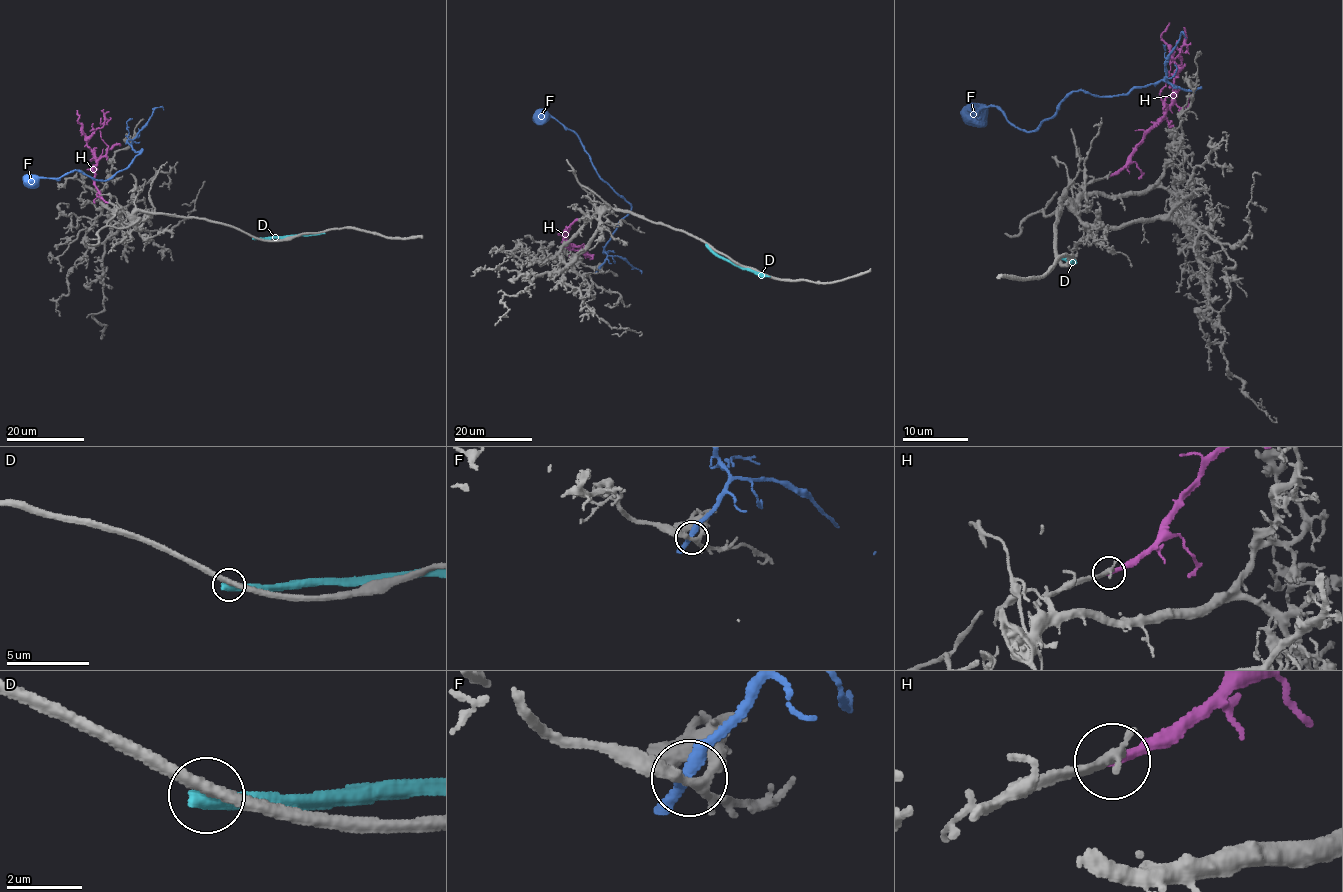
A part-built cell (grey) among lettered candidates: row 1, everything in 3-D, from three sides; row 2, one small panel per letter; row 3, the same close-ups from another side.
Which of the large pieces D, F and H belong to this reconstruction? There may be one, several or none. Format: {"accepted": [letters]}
{"accepted": ["H"]}

